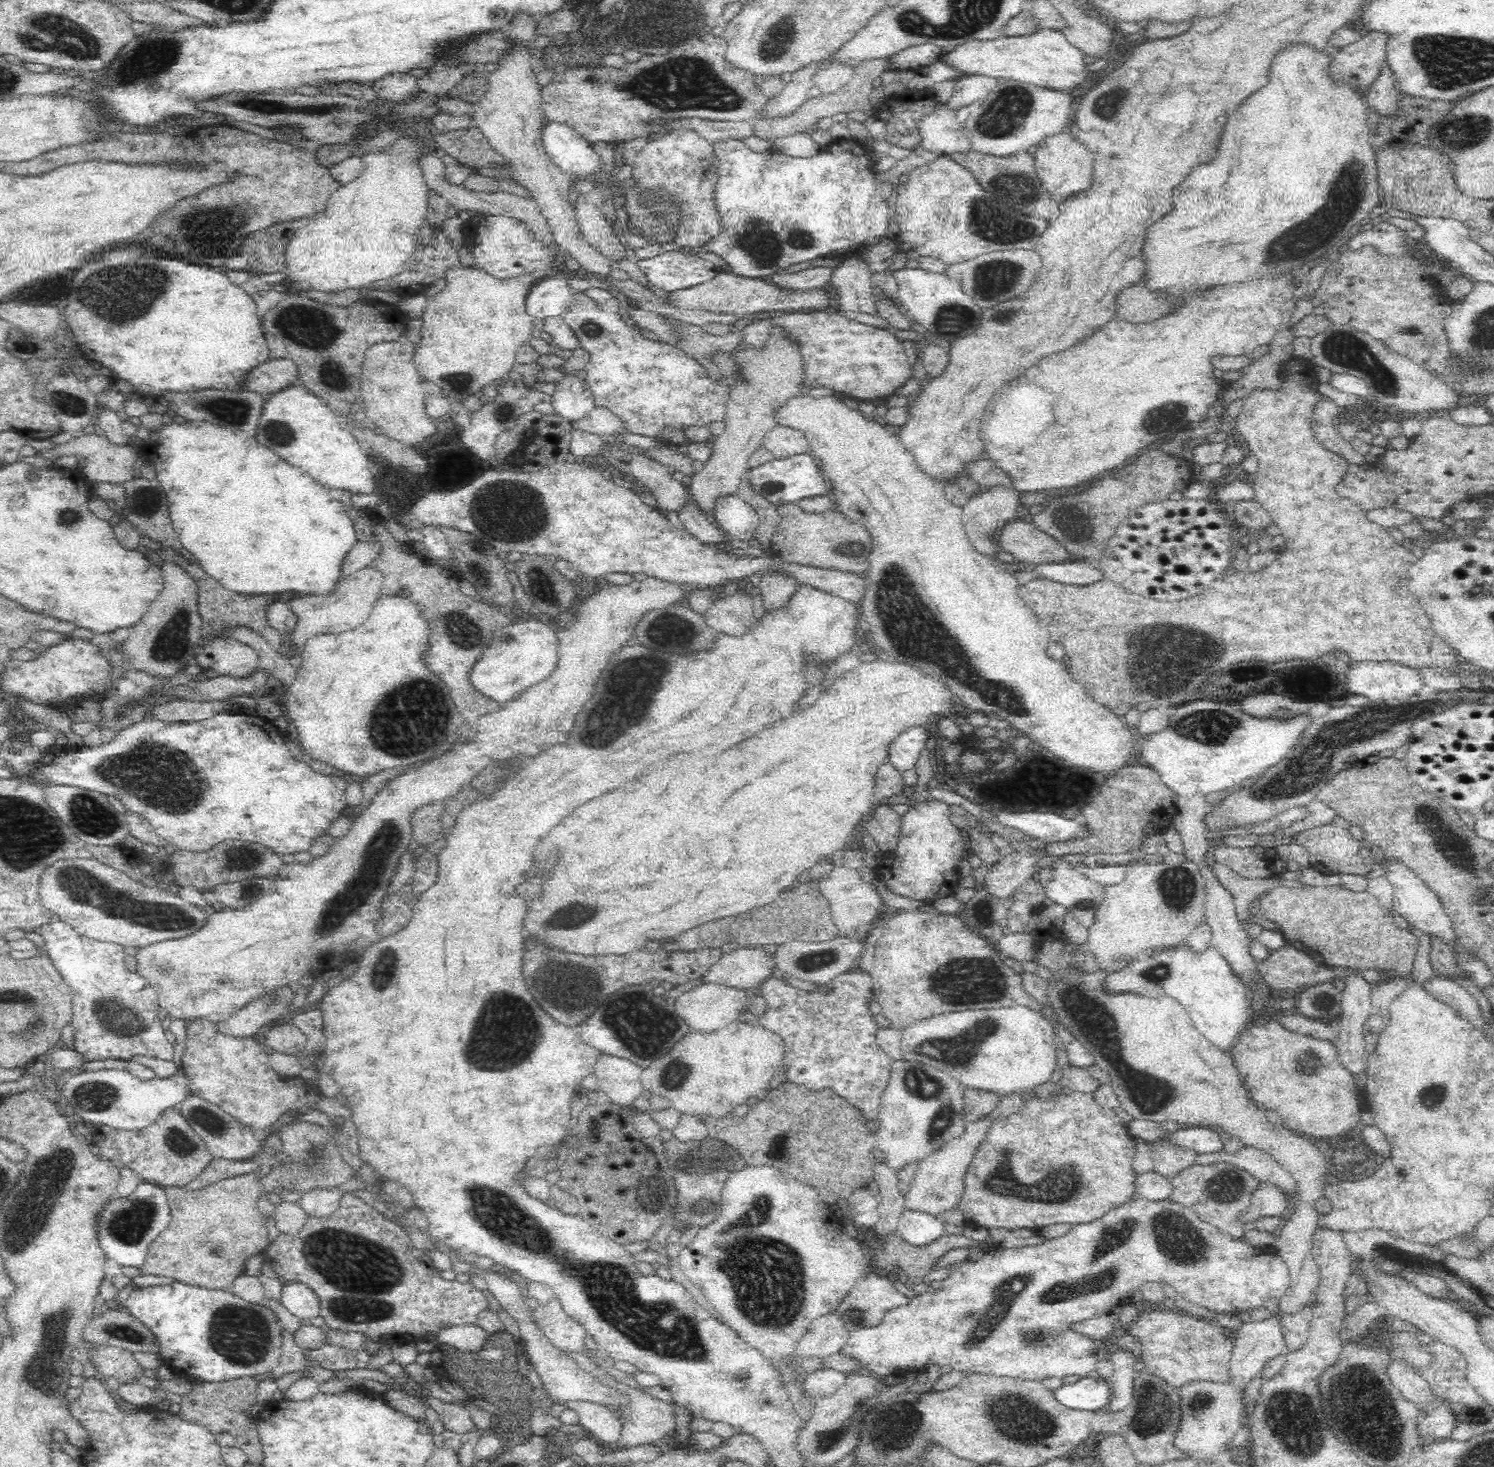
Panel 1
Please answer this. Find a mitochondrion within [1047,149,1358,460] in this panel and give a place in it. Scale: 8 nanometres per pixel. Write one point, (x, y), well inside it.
(1296, 236)

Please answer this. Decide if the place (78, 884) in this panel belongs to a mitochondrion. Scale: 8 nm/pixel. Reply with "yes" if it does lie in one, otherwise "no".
yes

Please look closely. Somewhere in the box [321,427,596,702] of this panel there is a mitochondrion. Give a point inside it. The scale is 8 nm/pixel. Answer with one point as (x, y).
(501, 507)

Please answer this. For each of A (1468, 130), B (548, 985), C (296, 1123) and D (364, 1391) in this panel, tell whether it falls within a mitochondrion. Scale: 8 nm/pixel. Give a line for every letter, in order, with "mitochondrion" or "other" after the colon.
A: mitochondrion
B: mitochondrion
C: other
D: other

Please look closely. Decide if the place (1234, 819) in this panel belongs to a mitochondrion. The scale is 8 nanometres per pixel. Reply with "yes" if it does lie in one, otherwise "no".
no

